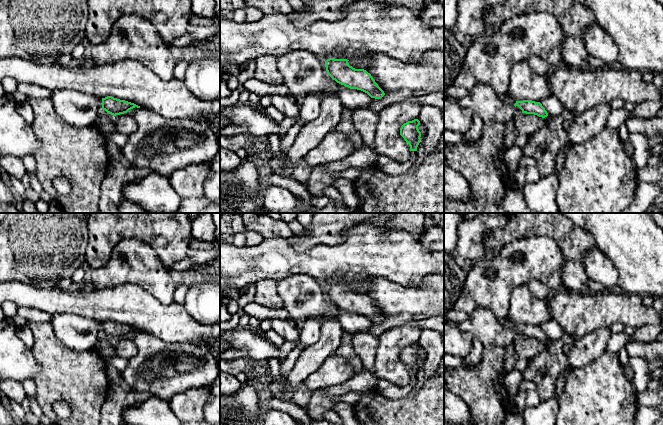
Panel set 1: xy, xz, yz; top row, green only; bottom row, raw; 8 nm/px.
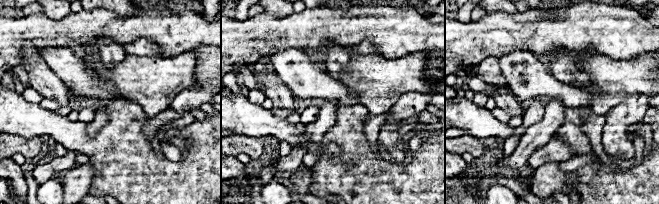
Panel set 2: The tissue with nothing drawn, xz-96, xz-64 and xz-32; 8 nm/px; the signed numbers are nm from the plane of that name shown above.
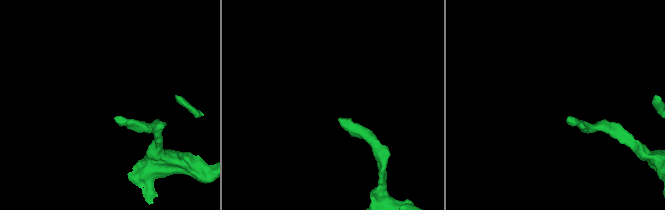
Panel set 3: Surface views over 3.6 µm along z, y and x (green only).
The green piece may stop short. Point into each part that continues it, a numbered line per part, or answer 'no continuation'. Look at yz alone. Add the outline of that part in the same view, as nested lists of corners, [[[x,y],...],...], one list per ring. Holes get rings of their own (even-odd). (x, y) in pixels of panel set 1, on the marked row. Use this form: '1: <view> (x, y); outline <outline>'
1: yz (507, 96); outline [[[508,92],[503,96],[503,99],[513,105],[516,103],[516,100]]]

